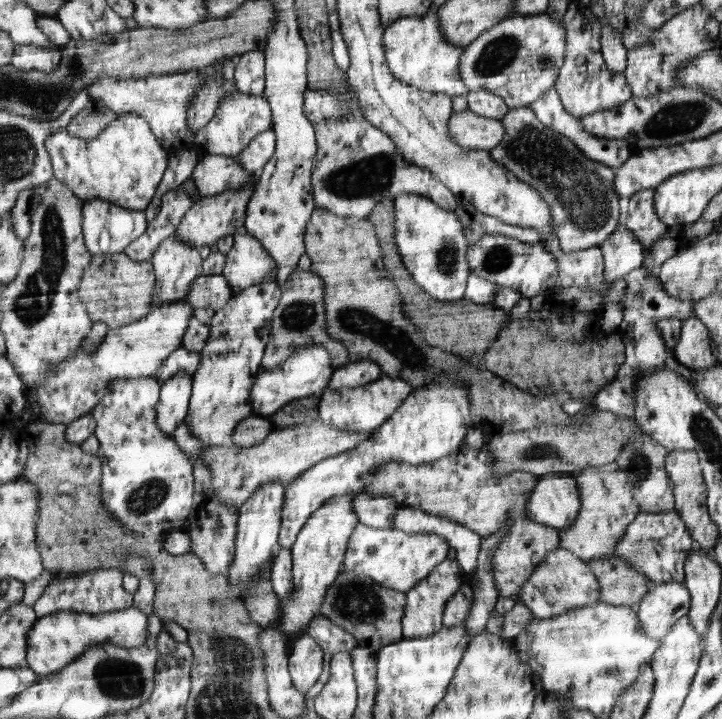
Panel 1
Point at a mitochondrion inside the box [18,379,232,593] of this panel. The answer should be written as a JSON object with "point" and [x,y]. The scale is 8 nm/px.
{"point":[148,496]}

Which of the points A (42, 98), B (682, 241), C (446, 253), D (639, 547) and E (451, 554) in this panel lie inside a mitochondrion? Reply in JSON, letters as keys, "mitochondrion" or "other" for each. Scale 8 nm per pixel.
{"A":"mitochondrion","B":"other","C":"mitochondrion","D":"mitochondrion","E":"other"}

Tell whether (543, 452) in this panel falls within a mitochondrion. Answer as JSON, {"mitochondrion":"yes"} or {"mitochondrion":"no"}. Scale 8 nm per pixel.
{"mitochondrion":"yes"}

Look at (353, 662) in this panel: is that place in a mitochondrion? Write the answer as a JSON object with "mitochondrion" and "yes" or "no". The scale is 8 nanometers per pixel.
{"mitochondrion":"no"}

